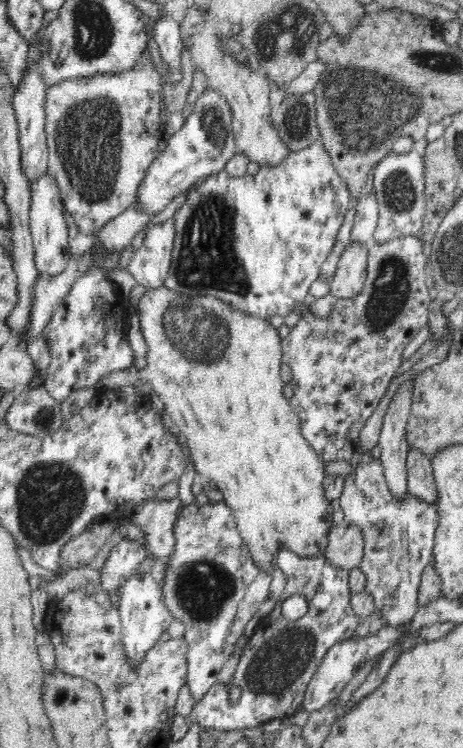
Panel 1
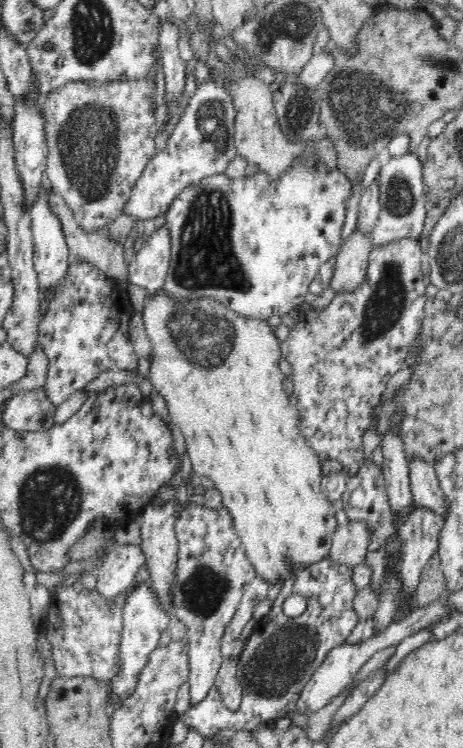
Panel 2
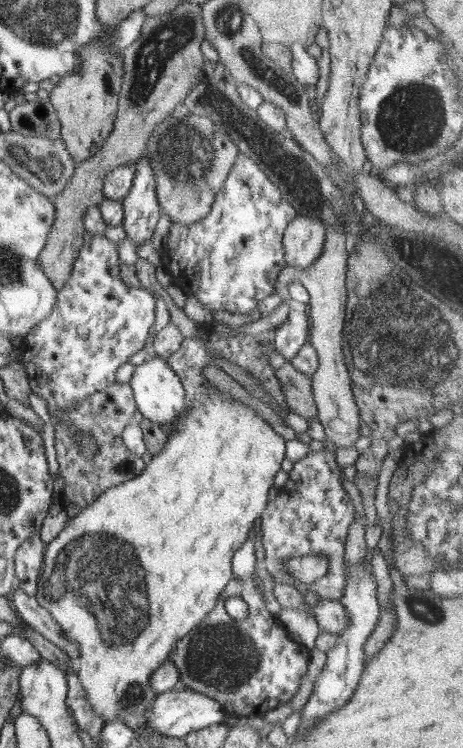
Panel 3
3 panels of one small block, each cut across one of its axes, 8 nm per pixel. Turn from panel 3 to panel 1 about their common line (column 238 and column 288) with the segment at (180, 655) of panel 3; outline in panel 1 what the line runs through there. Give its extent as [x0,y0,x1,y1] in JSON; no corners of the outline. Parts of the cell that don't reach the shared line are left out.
[188,547,361,731]

